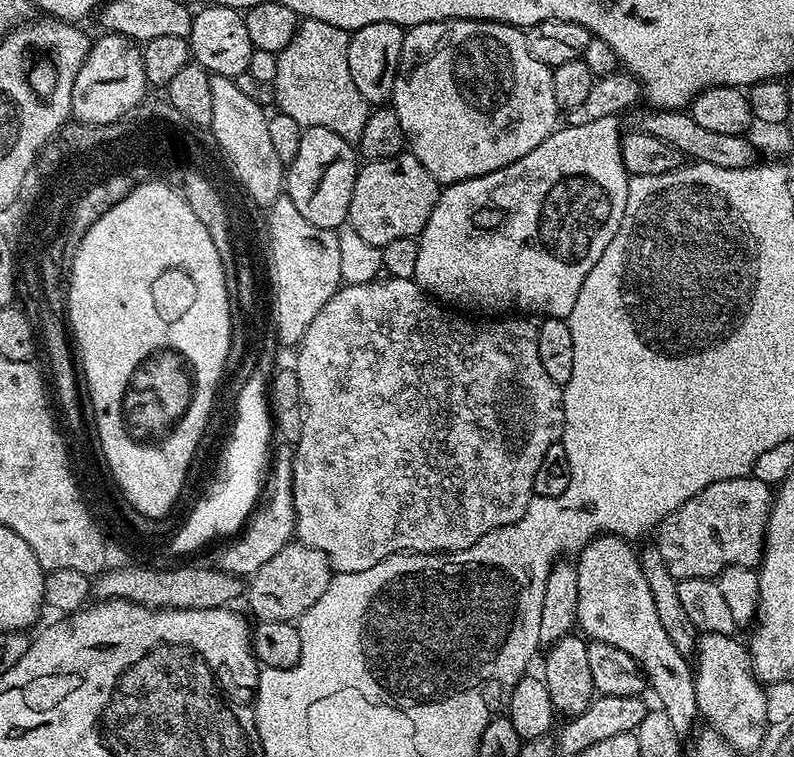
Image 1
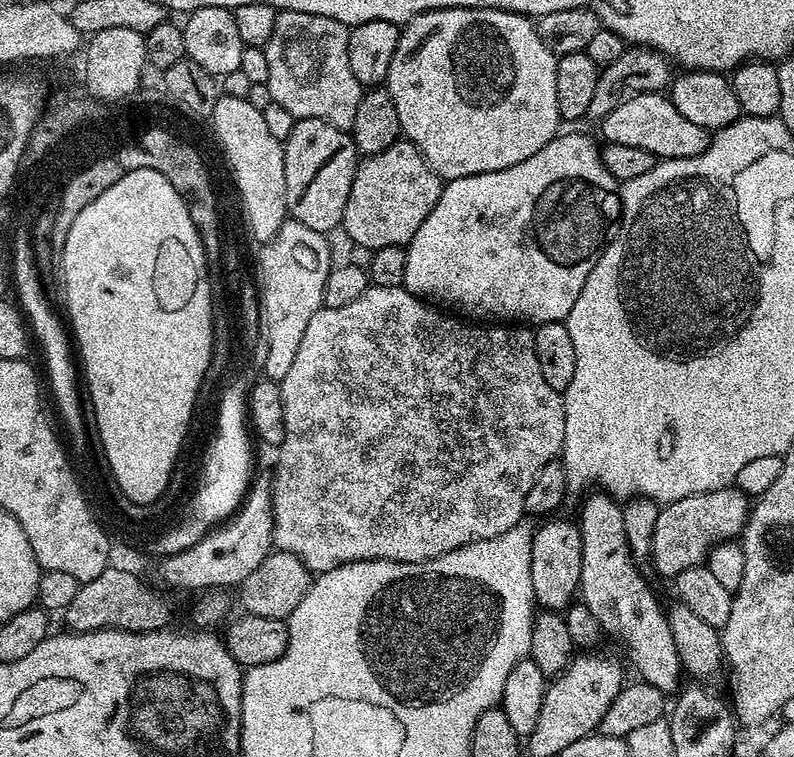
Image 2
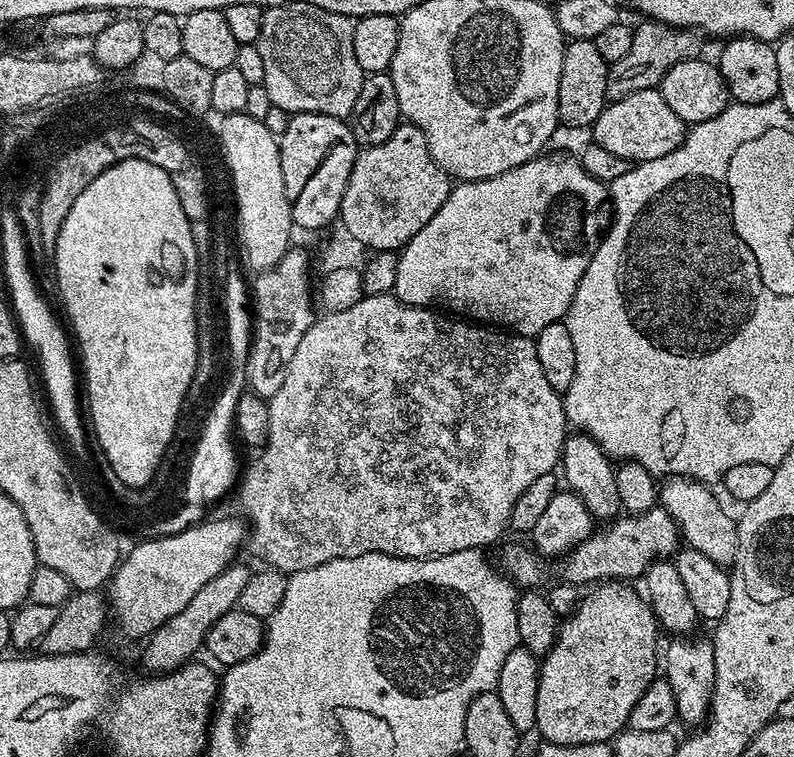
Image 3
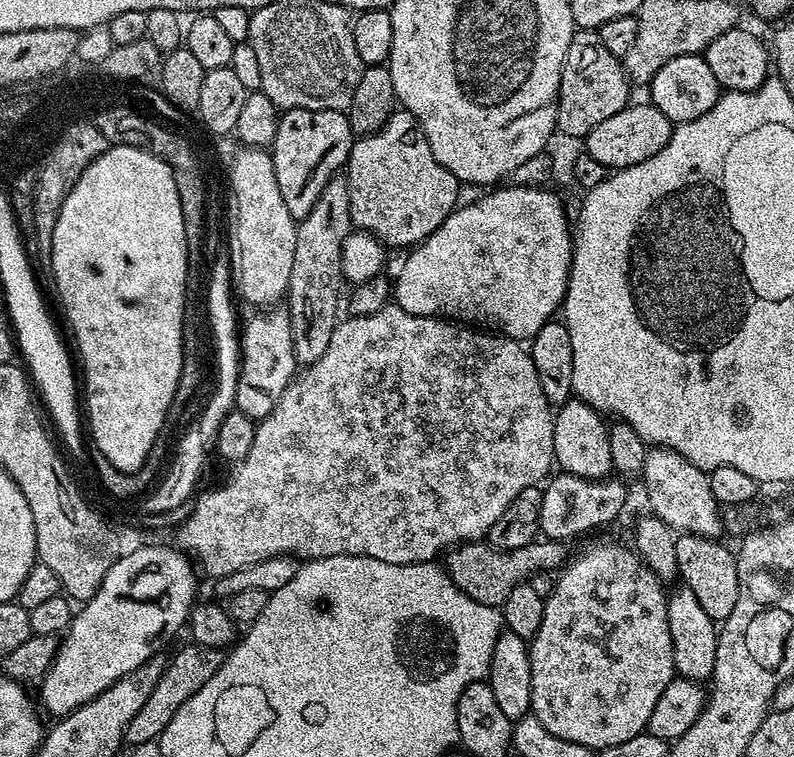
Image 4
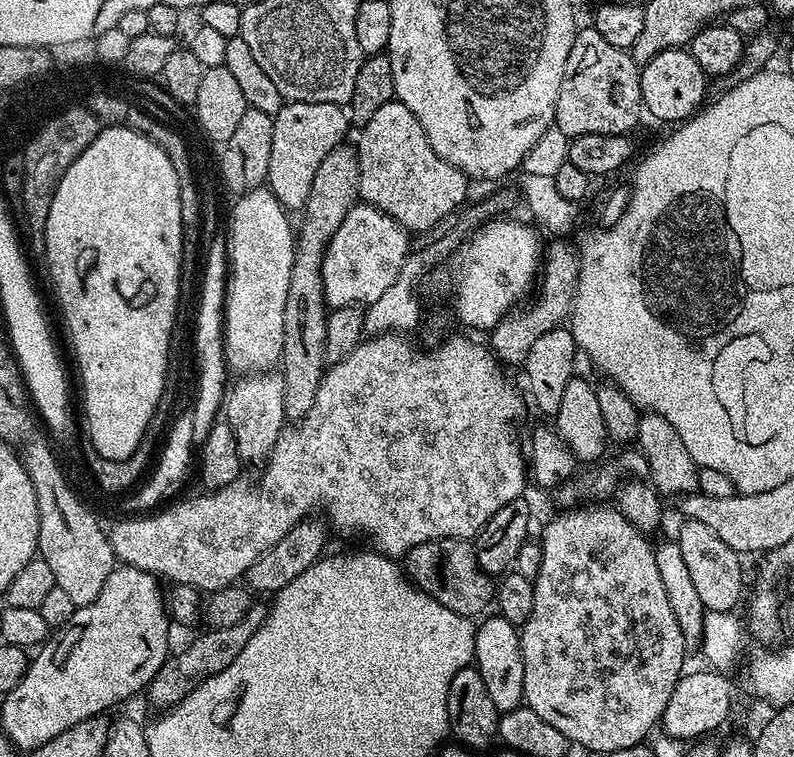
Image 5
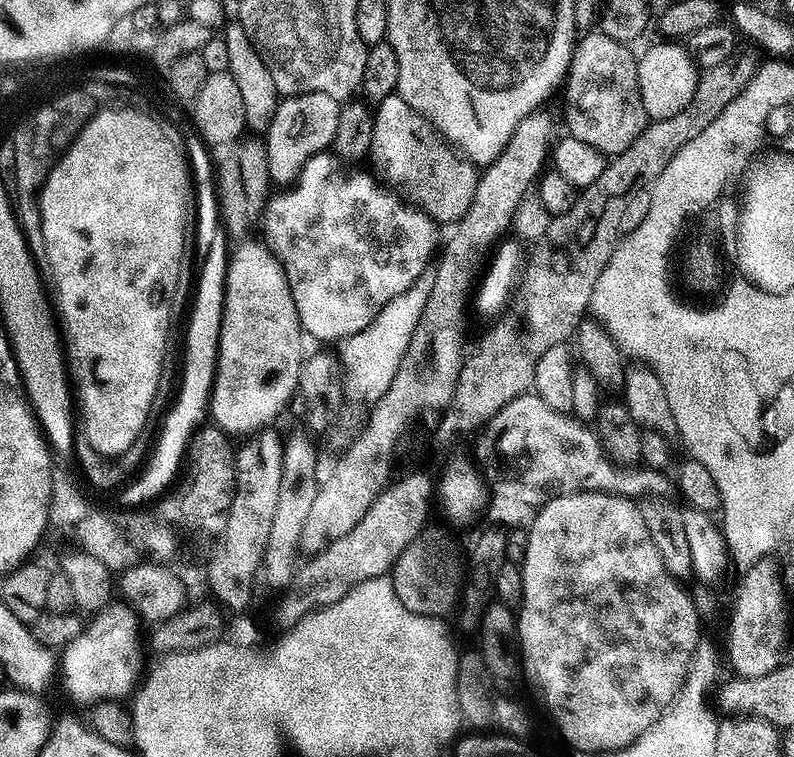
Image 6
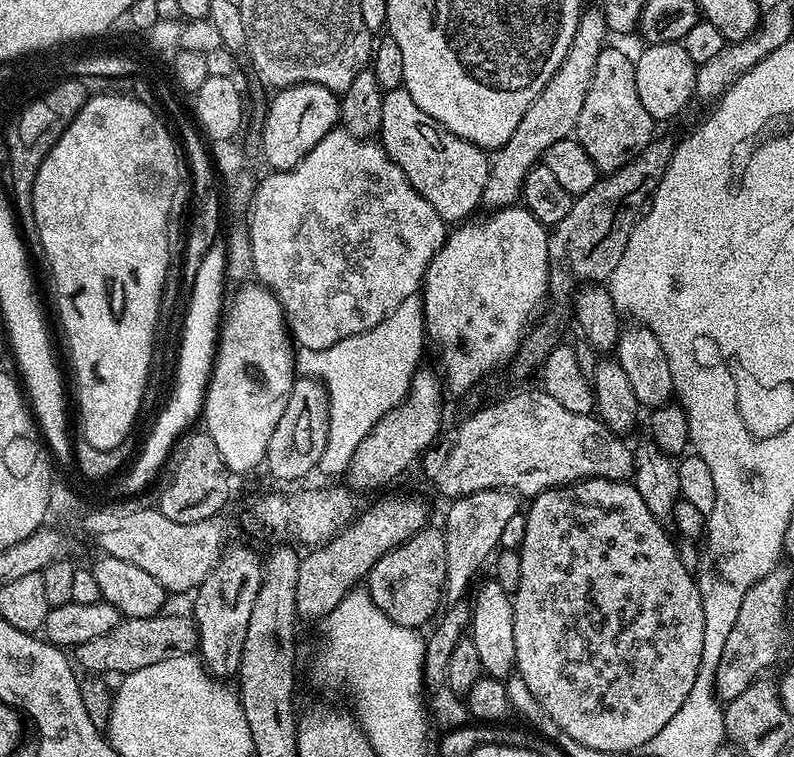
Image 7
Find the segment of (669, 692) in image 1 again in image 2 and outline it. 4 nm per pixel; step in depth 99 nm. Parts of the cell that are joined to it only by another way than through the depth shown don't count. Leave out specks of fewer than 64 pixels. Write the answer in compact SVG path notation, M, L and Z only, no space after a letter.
M603 490L593 493L593 496L583 497L584 505L578 517L581 533L579 599L588 607L590 614L594 614L607 635L609 632L624 640L624 648L643 683L658 686L658 690L666 694L675 693L682 684L678 646L674 646L674 634L670 634L665 609L662 604L660 608L651 586L640 573L643 571L630 554L626 526L622 522L624 509L621 501Z

